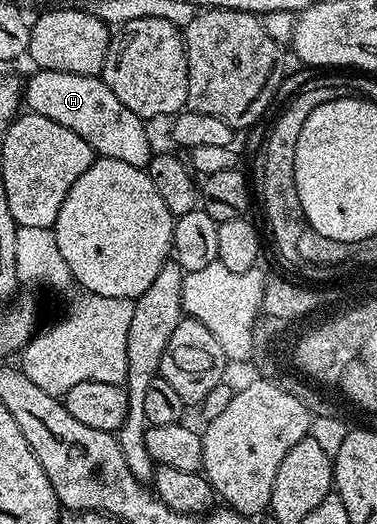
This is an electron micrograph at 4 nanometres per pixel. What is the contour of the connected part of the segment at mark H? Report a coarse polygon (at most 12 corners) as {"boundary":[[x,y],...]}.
{"boundary":[[41,70],[31,114],[66,125],[97,156],[147,168],[145,120],[103,78]]}

